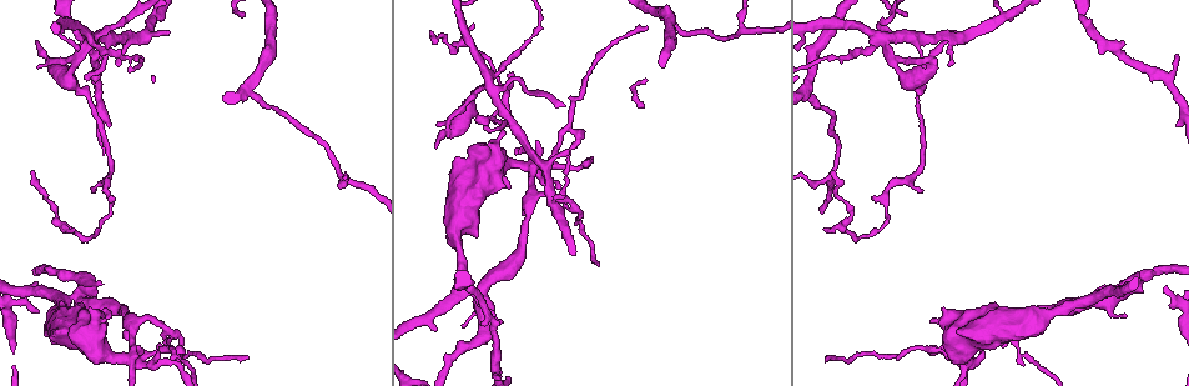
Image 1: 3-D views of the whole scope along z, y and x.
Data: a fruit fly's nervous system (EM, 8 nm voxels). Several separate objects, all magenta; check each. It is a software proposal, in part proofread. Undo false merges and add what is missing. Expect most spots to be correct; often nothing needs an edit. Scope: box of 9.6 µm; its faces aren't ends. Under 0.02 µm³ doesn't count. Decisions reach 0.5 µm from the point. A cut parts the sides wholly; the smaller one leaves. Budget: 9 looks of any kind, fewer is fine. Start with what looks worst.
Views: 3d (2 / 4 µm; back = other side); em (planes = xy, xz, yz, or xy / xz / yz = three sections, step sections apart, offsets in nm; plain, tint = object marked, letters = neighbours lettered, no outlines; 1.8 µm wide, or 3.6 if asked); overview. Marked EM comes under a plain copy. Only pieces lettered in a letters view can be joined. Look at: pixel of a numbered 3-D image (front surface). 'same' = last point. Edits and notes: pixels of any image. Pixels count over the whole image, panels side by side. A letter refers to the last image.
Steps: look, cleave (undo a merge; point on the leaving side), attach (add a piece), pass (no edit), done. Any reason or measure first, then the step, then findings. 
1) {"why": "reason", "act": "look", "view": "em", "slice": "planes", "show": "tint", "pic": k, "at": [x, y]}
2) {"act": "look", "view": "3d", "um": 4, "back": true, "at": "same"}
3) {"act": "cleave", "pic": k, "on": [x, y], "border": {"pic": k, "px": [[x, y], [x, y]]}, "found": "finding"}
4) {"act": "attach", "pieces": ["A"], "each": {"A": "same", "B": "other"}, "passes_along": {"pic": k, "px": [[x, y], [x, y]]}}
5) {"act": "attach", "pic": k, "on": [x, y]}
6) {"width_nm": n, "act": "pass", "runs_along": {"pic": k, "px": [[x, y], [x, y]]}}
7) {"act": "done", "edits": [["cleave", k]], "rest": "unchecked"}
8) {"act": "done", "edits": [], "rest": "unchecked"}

{"why": "four or more arms meet", "act": "look", "view": "3d", "um": 2, "pic": 1, "at": [133, 359]}

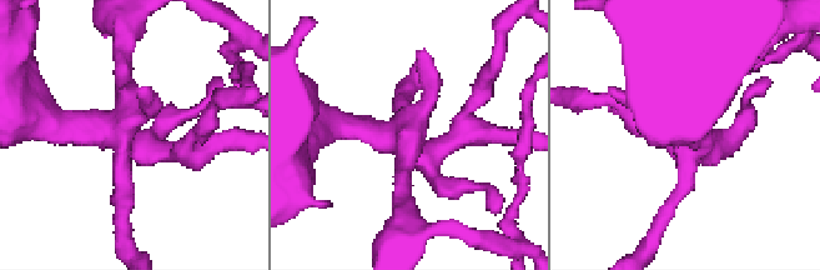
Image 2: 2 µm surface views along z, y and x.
{"act": "look", "view": "em", "slice": "planes", "show": "tint", "pic": 2, "at": [125, 138]}

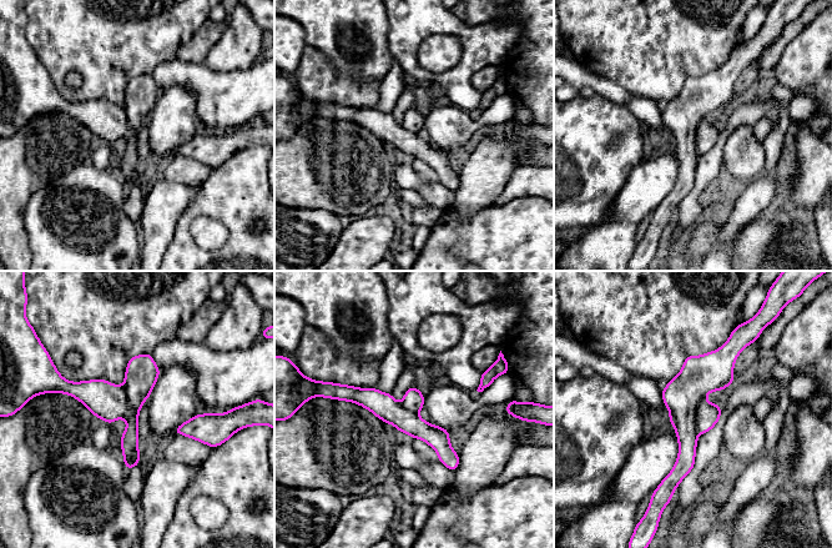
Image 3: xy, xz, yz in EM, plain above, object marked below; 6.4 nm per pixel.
{"act": "look", "view": "em", "slice": "planes", "show": "letters", "at": "same"}

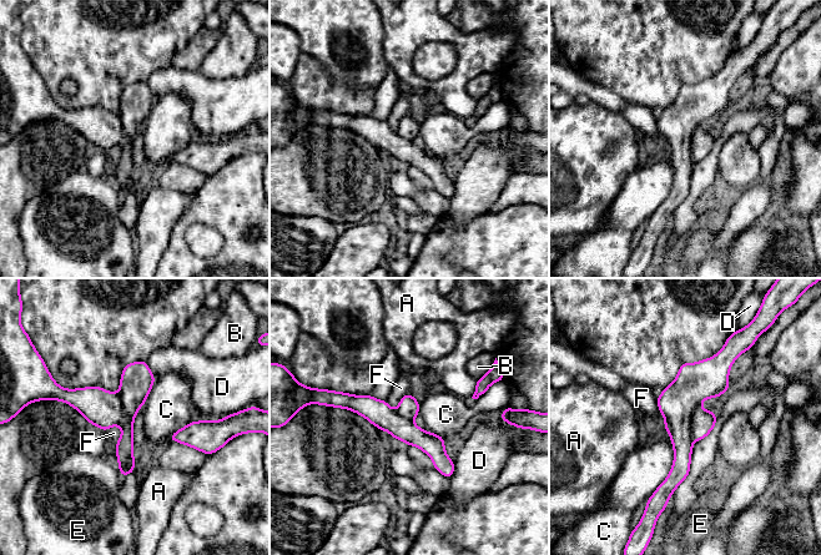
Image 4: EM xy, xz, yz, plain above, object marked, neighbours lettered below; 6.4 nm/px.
{"longest_contact_nm": ["C", 460], "act": "cleave", "pic": 4, "on": [694, 383], "each": {"A": "other", "B": "other", "C": "other", "D": "other", "E": "other", "F": "other"}, "border": {"pic": 4, "px": [[699, 403], [690, 419], [691, 439]]}, "found": "a second neuron is stuck on"}

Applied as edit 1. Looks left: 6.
{"why": "four or more arms meet", "act": "look", "view": "3d", "um": 4, "pic": 1, "at": [885, 41]}

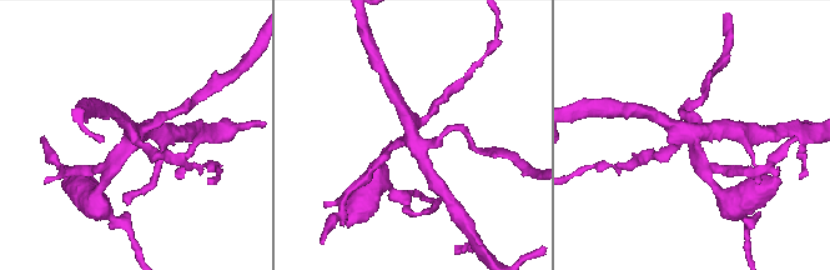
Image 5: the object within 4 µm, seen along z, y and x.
{"act": "look", "view": "em", "slice": "yz", "step": 16, "show": "tint", "pic": 5, "at": [690, 138]}

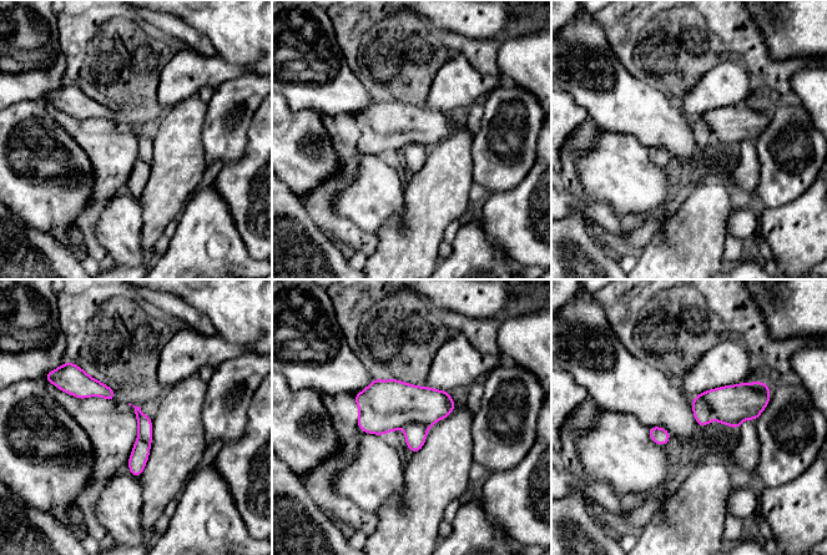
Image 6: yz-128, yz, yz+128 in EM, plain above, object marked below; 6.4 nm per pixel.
{"act": "look", "view": "em", "slice": "planes", "show": "letters", "at": "same"}

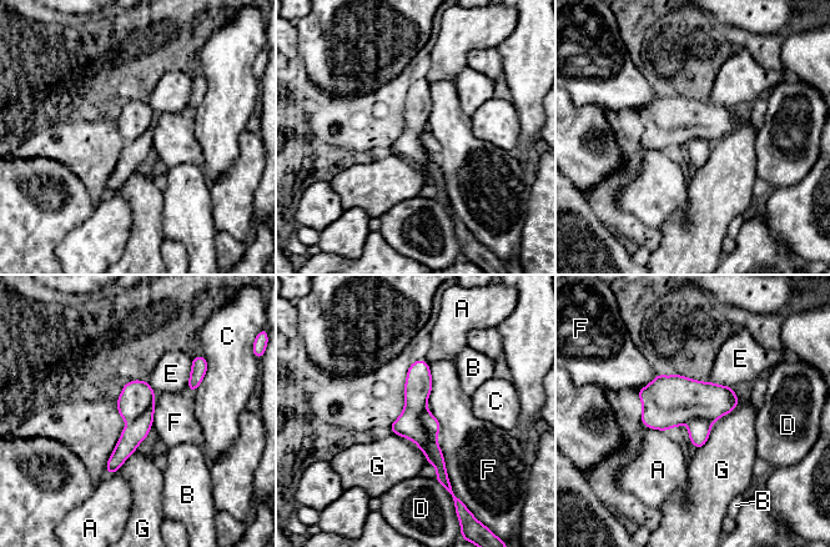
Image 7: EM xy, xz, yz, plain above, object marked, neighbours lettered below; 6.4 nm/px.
{"act": "cleave", "pic": 7, "on": [418, 384], "each": {"A": "other", "B": "other", "C": "other", "D": "other", "E": "other", "F": "other", "G": "other"}, "border": {"pic": 7, "px": [[426, 409], [421, 423], [434, 436]]}, "found": "a second neuron is stuck on"}

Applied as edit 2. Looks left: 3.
{"act": "done", "edits": [["cleave", 4], ["cleave", 7]], "rest": "unchecked"}

